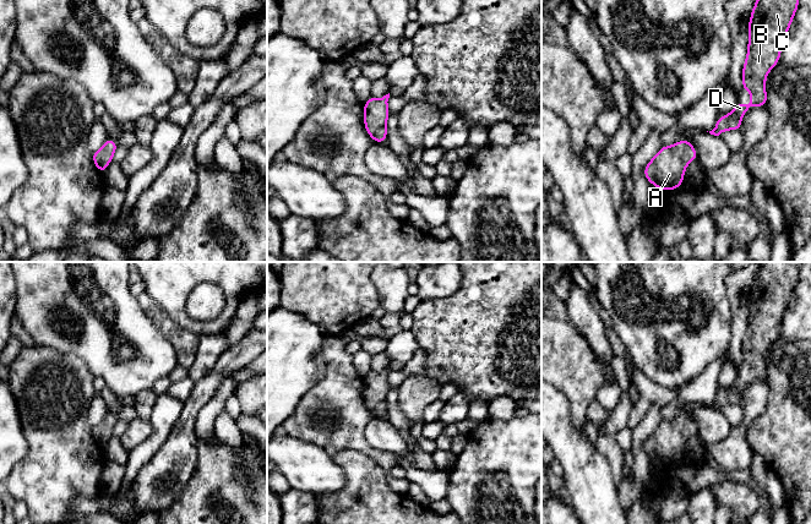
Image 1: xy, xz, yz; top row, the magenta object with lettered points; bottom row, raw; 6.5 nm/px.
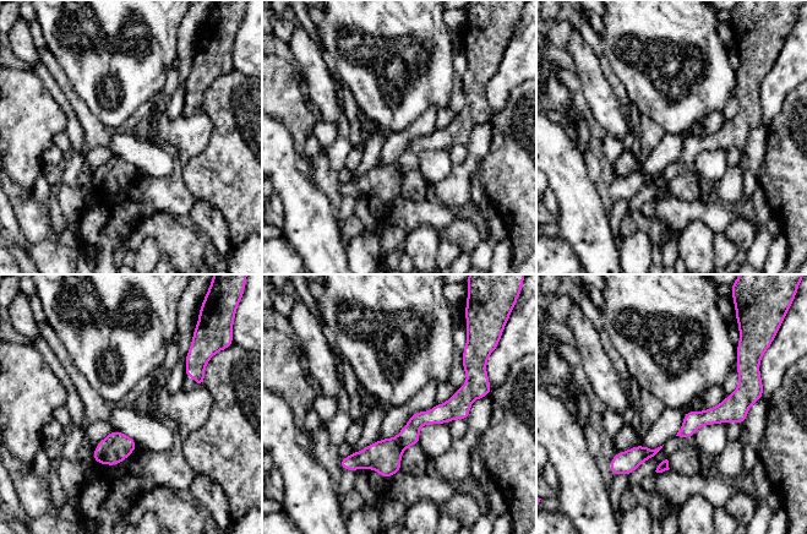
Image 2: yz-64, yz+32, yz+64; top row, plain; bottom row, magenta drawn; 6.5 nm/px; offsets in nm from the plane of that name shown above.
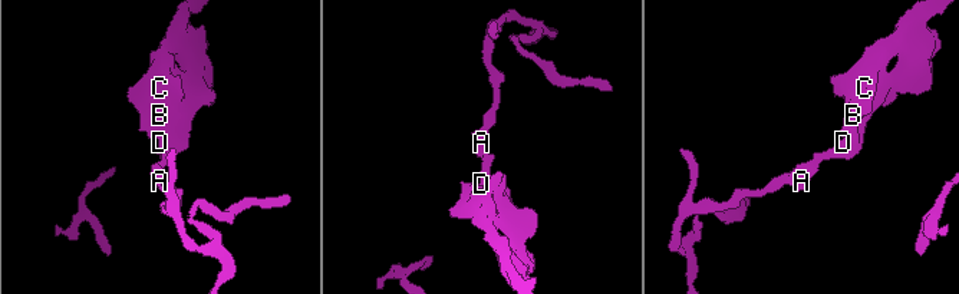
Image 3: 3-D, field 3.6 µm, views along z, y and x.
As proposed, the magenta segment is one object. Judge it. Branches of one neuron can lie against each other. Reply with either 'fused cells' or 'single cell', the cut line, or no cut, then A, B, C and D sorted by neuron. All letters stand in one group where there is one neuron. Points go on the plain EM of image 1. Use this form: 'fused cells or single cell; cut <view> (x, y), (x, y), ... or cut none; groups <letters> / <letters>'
single cell; cut none; groups A B C D

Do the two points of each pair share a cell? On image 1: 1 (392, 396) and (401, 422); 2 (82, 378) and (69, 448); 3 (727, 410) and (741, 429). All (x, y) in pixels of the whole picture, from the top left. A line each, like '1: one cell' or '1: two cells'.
1: one cell
2: one cell
3: two cells

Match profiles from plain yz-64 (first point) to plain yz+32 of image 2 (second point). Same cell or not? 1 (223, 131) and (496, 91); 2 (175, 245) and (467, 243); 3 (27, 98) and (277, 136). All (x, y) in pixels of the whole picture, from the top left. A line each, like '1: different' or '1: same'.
1: different
2: same
3: different

